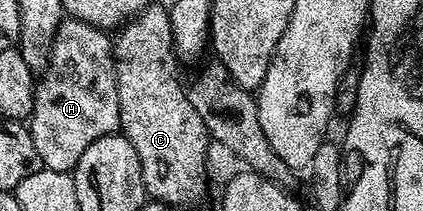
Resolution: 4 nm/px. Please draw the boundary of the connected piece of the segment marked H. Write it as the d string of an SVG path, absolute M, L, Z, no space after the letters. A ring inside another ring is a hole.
M65 17L63 21L61 21L58 32L54 36L54 44L48 57L48 66L45 68L44 73L39 75L36 84L36 95L34 96L34 104L32 105L32 113L30 115L30 129L32 139L34 140L34 148L38 148L41 167L46 170L57 170L63 174L76 169L78 160L82 160L82 152L86 152L86 148L90 148L90 144L94 144L94 140L98 140L107 134L115 134L120 130L120 109L118 108L118 84L116 83L114 42L105 31L94 28L90 24L86 24L77 18Z

